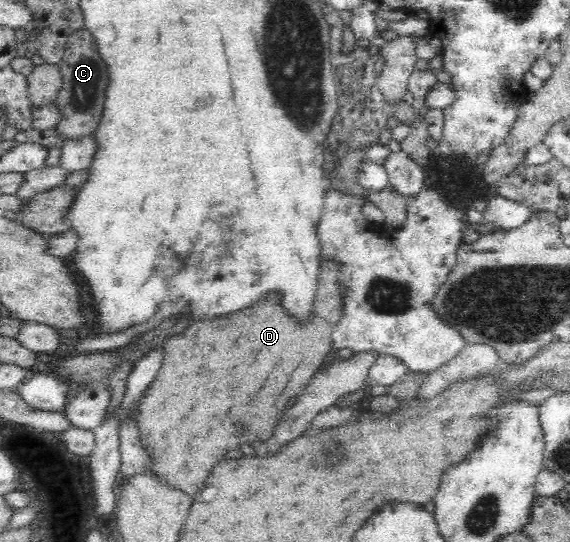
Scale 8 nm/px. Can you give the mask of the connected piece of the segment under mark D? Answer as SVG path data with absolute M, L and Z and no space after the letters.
M326 253L320 254L320 270L318 270L316 296L314 296L314 306L309 309L309 316L300 318L290 316L282 306L282 296L278 292L268 292L268 296L262 296L256 304L252 304L250 308L246 310L238 310L238 312L232 312L232 314L226 314L222 318L216 318L216 320L201 320L192 322L183 332L172 336L169 340L166 340L164 344L164 358L162 359L162 368L160 368L159 374L156 374L156 378L150 386L144 396L137 404L137 410L134 414L134 421L139 426L140 436L142 436L142 442L150 446L152 450L152 458L154 458L154 466L152 470L158 474L158 476L164 476L164 480L168 480L168 484L172 484L174 488L182 488L184 492L188 494L194 494L198 488L200 488L200 482L206 480L208 472L212 470L212 466L216 462L220 462L224 458L224 454L228 450L238 449L245 443L252 444L252 441L268 440L272 436L272 432L276 428L277 422L282 418L282 415L287 409L287 402L290 398L294 398L296 394L300 394L306 385L310 383L313 375L322 368L325 356L331 349L332 334L338 322L344 316L344 301L346 300L347 288L343 288L342 281L342 266L338 260L332 260Z

